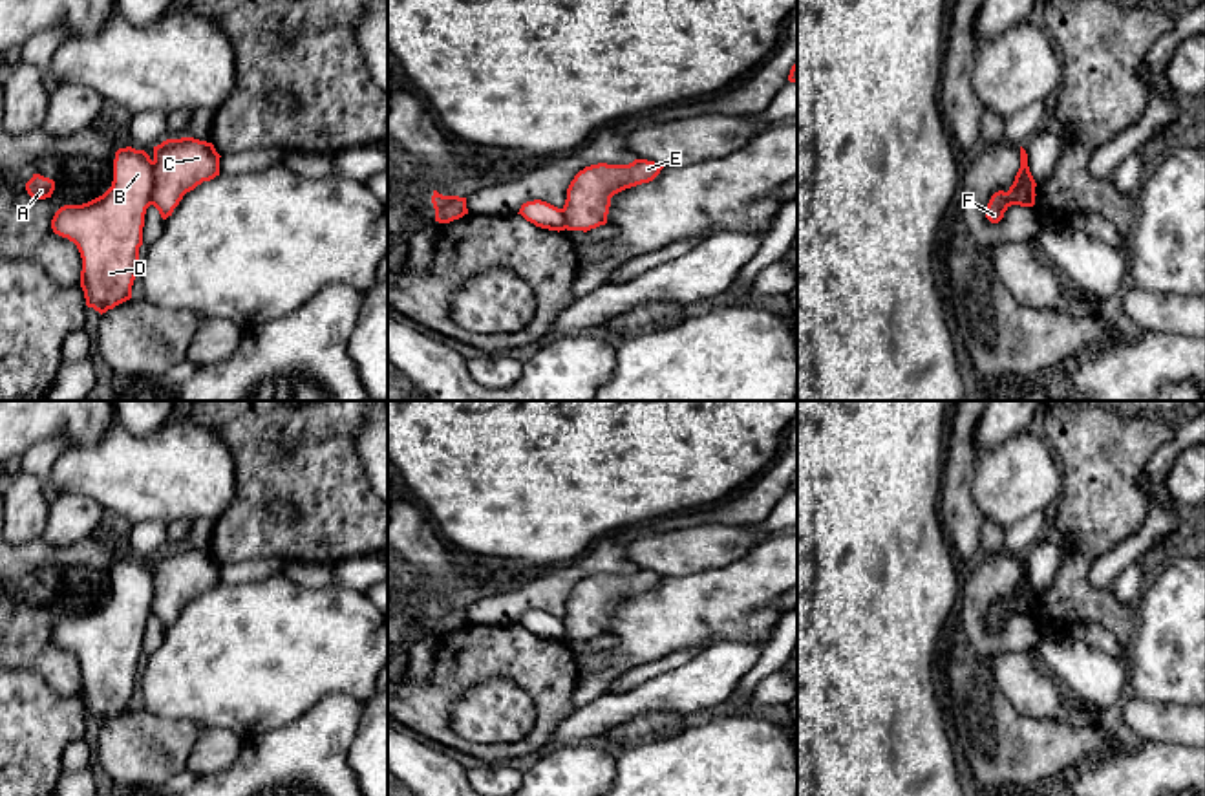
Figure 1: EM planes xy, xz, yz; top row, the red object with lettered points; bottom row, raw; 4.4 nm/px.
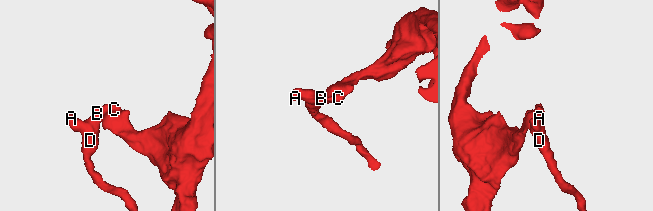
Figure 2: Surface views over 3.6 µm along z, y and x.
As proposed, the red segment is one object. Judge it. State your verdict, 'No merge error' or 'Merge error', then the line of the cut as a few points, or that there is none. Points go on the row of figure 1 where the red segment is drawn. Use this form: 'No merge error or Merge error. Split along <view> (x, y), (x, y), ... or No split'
Merge error. Split along xy (154, 161), (150, 204)

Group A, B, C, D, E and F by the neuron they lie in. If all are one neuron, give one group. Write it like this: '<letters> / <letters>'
A B D / C E F

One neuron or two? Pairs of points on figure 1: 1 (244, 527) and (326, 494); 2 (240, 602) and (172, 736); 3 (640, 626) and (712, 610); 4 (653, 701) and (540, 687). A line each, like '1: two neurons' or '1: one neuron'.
1: one neuron
2: two neurons
3: one neuron
4: two neurons

